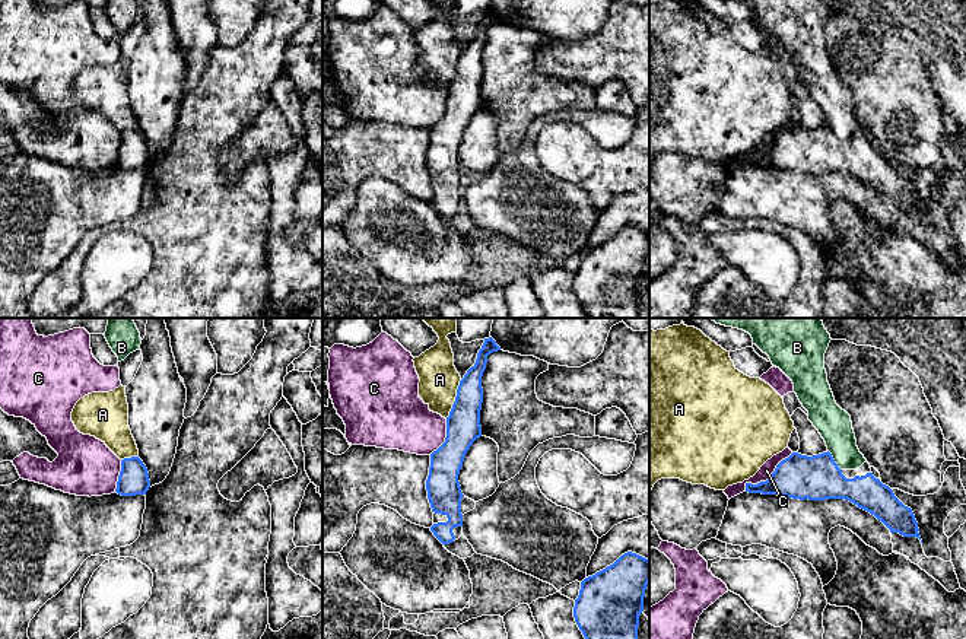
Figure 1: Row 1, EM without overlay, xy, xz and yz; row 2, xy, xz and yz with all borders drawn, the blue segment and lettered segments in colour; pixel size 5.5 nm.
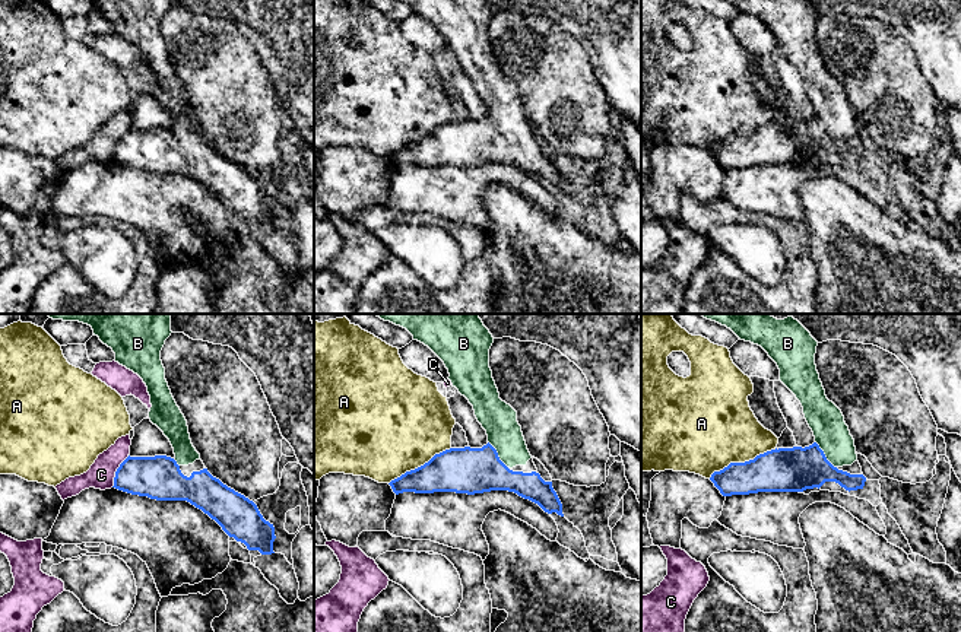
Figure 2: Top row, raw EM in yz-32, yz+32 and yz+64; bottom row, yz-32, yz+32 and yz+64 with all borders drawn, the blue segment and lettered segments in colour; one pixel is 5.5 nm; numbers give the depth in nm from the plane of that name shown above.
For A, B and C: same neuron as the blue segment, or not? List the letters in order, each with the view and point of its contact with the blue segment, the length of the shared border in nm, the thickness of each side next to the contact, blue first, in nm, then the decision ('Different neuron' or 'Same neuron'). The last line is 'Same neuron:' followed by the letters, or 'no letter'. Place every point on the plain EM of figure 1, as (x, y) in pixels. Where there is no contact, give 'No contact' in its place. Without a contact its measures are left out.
A: Touches blue at xz (456, 72). Shared border 240 nm. Thickness 190 nm (blue) against 220 nm. Different neuron
B: Touches blue at yz (833, 133). Shared border 140 nm. Thickness 240 nm (blue) against 190 nm. Same neuron
C: Touches blue at yz (769, 150). Shared border 340 nm. Thickness 240 nm (blue) against 70 nm. Different neuron
Same neuron: B

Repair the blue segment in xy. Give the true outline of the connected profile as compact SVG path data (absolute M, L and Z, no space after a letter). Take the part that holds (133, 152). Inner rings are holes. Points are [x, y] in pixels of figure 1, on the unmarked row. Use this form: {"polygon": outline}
{"polygon": "M139 130L121 133L115 165L121 169L146 168L150 160L149 146Z"}

